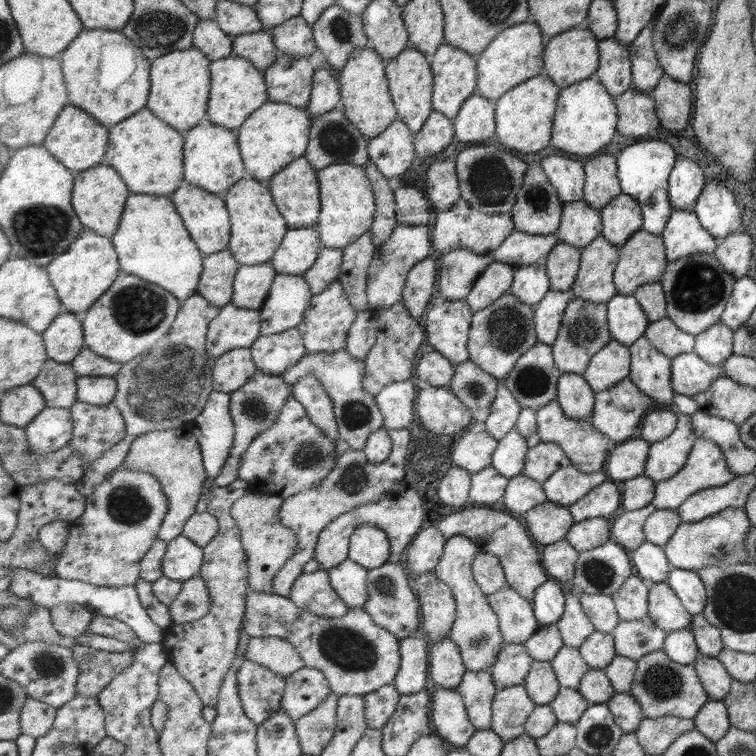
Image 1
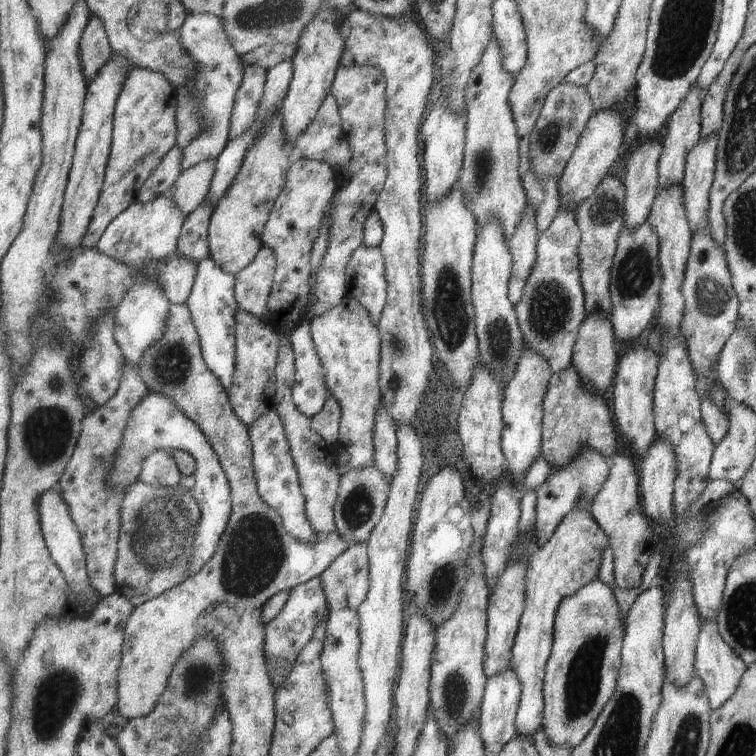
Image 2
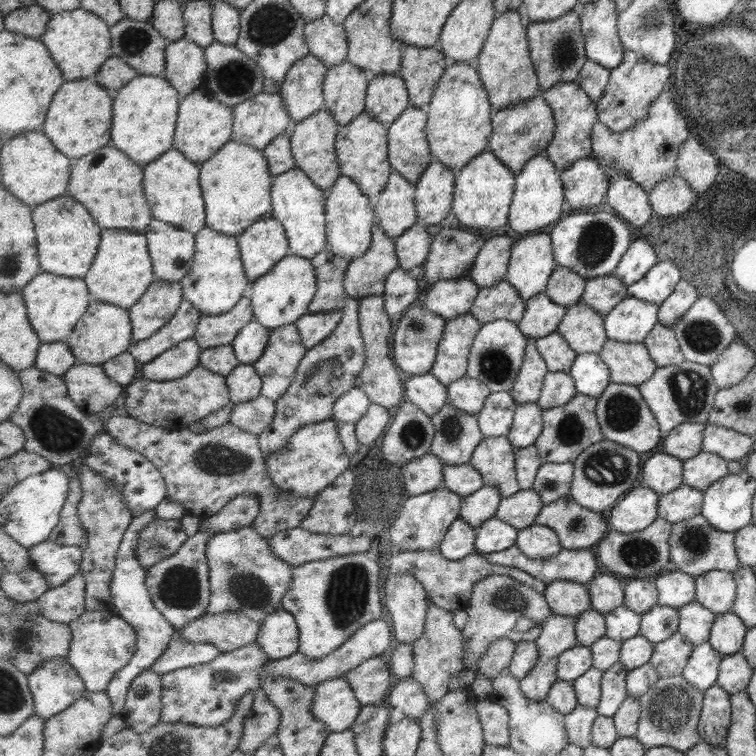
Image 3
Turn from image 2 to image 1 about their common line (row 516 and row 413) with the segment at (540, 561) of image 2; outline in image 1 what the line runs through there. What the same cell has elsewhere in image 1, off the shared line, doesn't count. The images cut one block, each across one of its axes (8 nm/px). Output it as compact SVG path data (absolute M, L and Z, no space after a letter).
M563 373L557 399L570 418L590 420L595 410L596 392L583 375Z

